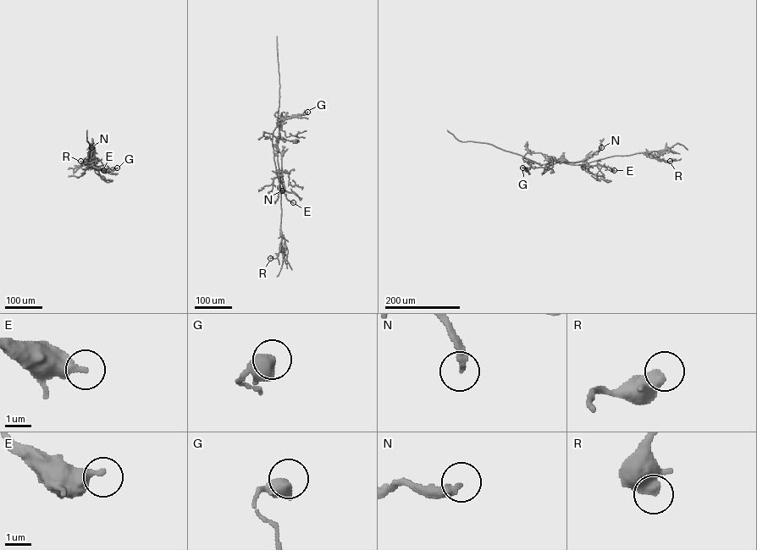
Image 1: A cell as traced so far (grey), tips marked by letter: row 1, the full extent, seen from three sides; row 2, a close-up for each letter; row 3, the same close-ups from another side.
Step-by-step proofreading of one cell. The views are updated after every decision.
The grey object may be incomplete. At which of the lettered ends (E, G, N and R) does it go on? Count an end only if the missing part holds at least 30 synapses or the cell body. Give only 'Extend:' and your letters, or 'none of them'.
Extend: none of them

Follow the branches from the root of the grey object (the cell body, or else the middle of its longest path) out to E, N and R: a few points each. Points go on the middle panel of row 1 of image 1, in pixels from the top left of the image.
E: (295, 140), (279, 139), (273, 146), (276, 171), (282, 178), (286, 198), (293, 202)
N: (295, 140), (279, 139), (277, 145), (282, 190)
R: (295, 140), (279, 139), (273, 146), (280, 189), (282, 239), (277, 257), (270, 258)

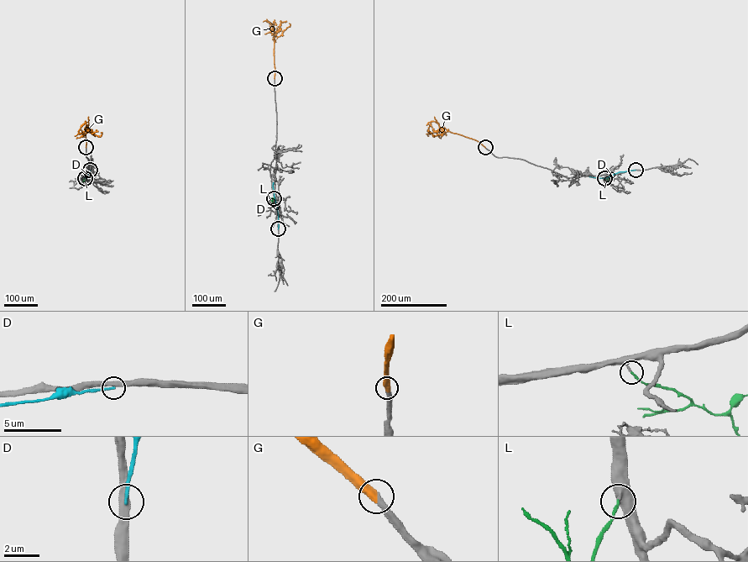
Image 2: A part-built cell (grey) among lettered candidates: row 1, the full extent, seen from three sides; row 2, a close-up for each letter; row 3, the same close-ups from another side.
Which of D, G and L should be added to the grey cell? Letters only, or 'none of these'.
G, L

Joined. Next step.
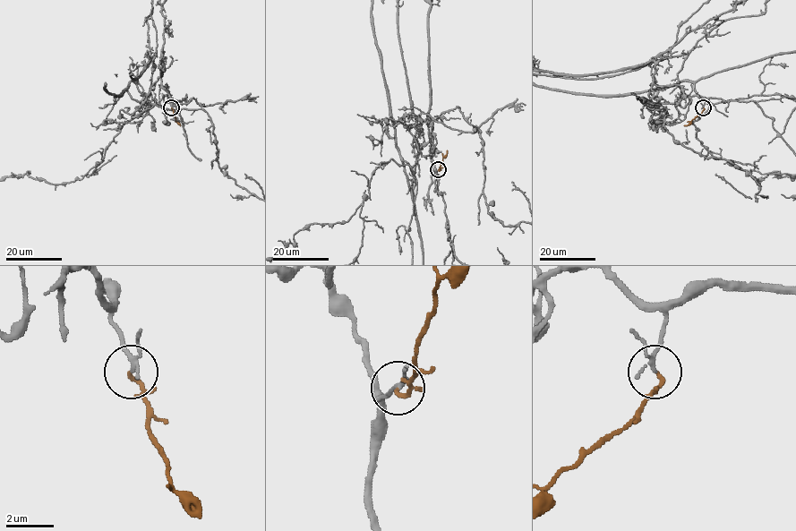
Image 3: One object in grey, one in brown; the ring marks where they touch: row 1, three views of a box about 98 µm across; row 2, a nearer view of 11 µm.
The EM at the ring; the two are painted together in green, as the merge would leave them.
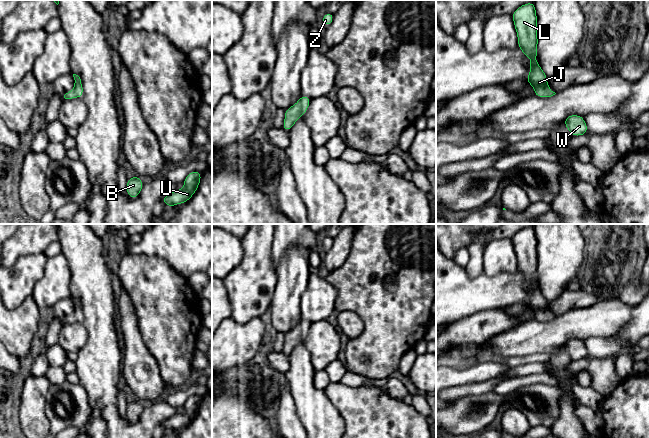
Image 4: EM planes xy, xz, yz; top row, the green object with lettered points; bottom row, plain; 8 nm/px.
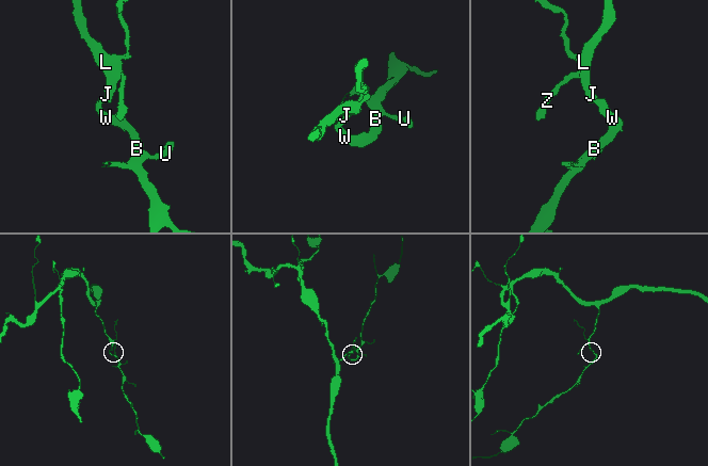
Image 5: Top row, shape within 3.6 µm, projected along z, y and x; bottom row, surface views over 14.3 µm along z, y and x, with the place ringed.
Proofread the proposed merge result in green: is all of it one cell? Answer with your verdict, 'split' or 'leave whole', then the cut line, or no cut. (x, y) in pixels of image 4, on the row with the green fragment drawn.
leave whole; cut none

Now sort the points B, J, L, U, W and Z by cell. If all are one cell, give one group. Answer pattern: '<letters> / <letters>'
B J L U W Z

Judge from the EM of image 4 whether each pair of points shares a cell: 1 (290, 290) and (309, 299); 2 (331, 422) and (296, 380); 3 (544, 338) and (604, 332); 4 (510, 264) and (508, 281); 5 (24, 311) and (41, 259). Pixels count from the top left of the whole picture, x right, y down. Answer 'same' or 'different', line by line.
1: different
2: same
3: same
4: different
5: different

